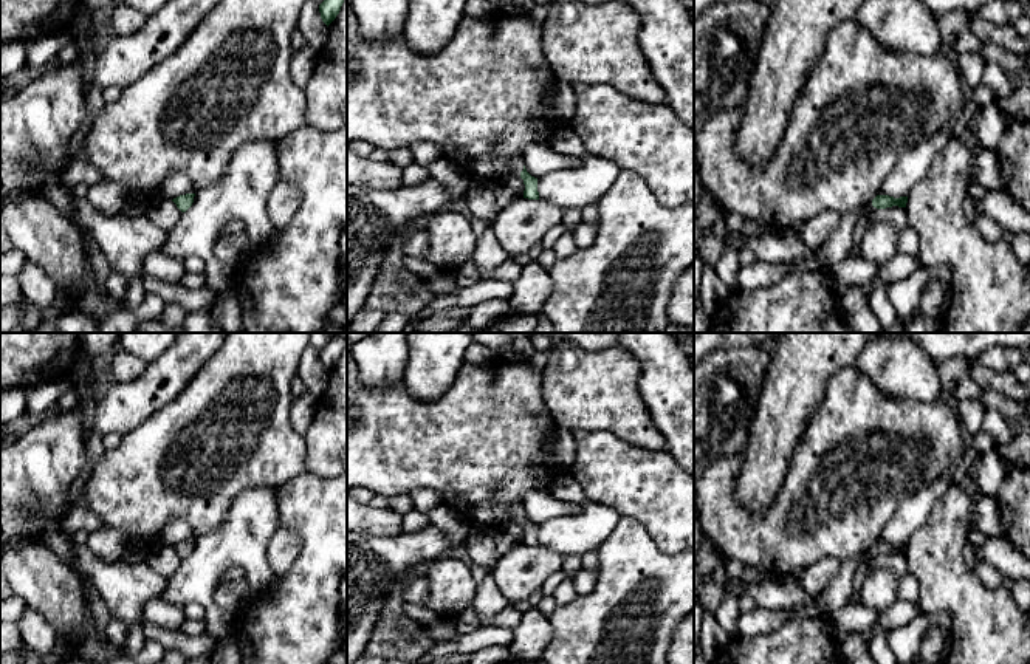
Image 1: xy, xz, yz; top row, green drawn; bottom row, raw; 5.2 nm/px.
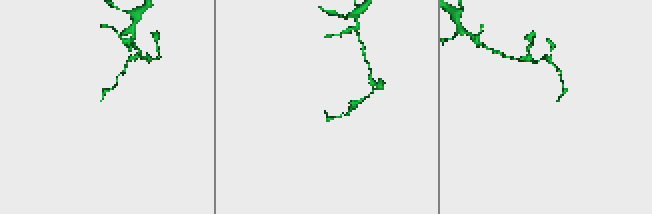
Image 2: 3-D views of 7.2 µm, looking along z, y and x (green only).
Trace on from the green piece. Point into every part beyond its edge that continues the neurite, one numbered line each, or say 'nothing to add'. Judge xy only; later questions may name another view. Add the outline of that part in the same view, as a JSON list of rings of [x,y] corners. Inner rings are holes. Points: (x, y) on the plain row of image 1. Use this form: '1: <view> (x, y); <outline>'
nothing to add

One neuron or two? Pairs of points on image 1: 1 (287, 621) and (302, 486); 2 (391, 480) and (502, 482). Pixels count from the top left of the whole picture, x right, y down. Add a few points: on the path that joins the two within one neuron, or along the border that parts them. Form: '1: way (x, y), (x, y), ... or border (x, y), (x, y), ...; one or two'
1: way (312, 587), (312, 520); one
2: way (418, 475), (474, 475); one

